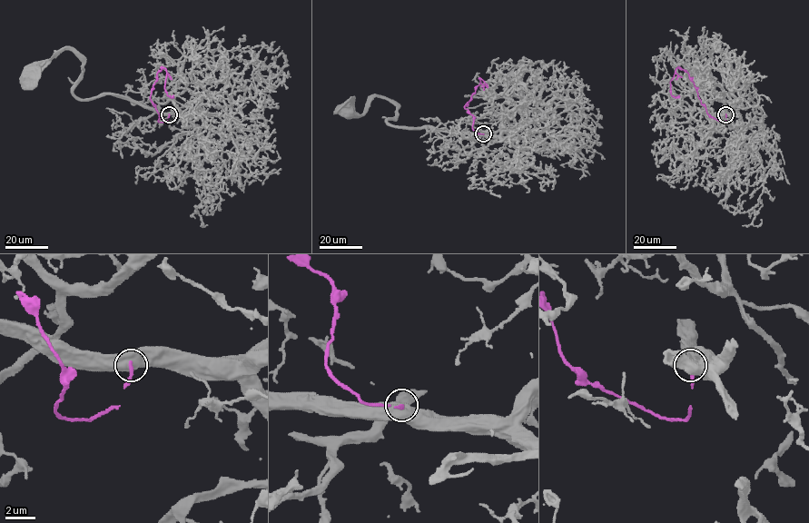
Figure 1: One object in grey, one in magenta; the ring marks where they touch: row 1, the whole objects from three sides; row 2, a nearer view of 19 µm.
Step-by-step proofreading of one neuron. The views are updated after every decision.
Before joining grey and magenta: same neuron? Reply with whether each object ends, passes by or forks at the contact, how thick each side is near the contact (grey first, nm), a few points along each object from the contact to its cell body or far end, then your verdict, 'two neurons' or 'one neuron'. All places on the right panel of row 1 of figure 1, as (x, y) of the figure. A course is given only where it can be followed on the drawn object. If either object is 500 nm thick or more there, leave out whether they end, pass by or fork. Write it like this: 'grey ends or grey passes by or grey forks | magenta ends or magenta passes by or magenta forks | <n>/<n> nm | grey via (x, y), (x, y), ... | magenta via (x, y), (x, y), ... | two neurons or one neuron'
700/220 nm | grey via (725, 114), (723, 99), (713, 92), (707, 70), (689, 49), (693, 55), (706, 60), (703, 70) | magenta via (725, 114), (725, 122), (711, 117), (689, 74), (677, 67), (670, 82), (671, 94), (678, 94) | two neurons

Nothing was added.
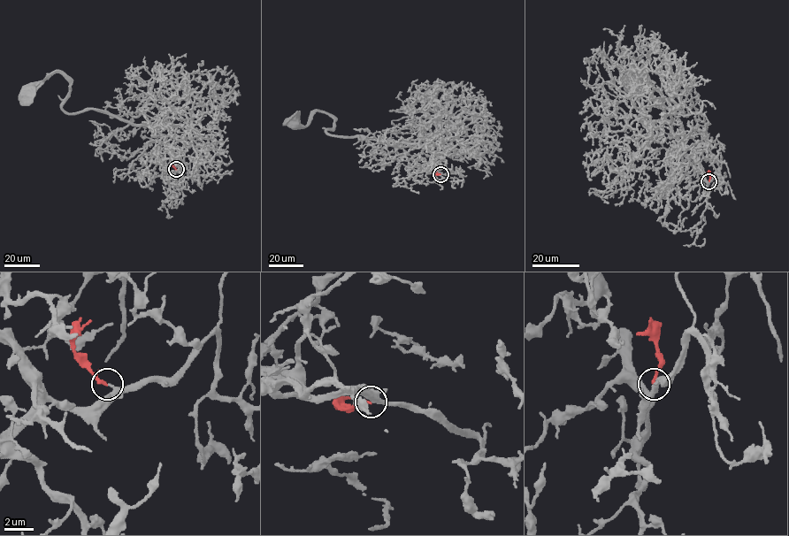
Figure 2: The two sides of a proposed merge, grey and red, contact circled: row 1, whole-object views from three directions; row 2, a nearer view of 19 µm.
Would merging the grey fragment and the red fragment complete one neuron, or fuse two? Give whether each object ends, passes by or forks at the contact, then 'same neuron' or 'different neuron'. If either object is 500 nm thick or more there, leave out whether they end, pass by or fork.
grey passes by; red ends there; same neuron

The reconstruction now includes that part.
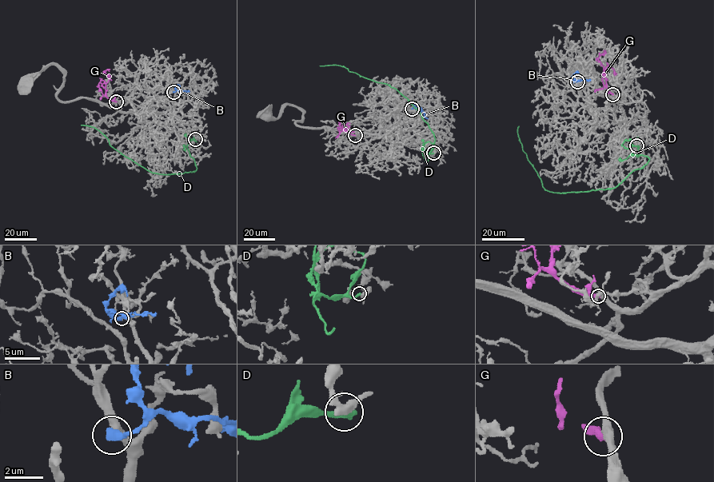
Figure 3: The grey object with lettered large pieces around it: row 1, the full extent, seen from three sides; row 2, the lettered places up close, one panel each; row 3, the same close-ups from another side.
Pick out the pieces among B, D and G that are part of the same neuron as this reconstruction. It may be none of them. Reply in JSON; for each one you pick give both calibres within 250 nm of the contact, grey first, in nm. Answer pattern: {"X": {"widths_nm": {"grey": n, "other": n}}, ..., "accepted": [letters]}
{"G": {"widths_nm": {"grey": 400, "other": 400}}, "accepted": ["G"]}

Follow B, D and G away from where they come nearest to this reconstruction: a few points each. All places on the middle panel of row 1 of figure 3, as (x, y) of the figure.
B: (412, 109), (419, 106), (428, 118)
D: (433, 153), (424, 153), (426, 161), (435, 141), (433, 133), (420, 113), (396, 89), (340, 65), (320, 65)
G: (354, 135), (345, 129), (349, 126), (346, 125), (342, 126), (348, 130)

